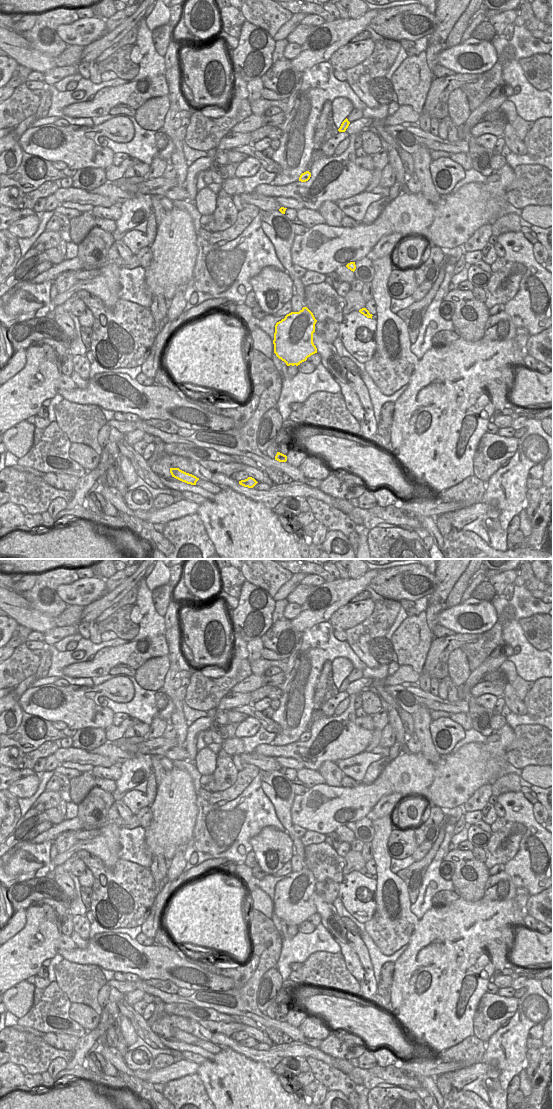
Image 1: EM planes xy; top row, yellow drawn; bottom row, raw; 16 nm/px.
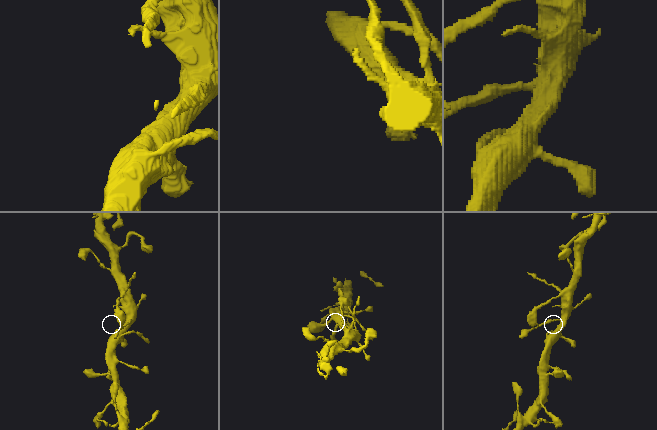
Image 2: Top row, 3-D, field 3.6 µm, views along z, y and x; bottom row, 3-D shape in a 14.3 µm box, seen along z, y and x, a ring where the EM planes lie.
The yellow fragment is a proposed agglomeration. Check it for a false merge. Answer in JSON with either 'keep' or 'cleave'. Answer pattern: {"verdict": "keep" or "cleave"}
{"verdict": "cleave"}

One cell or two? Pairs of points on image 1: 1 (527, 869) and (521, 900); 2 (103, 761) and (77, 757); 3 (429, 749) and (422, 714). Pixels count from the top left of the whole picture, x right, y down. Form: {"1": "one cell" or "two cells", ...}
{"1": "two cells", "2": "one cell", "3": "one cell"}

